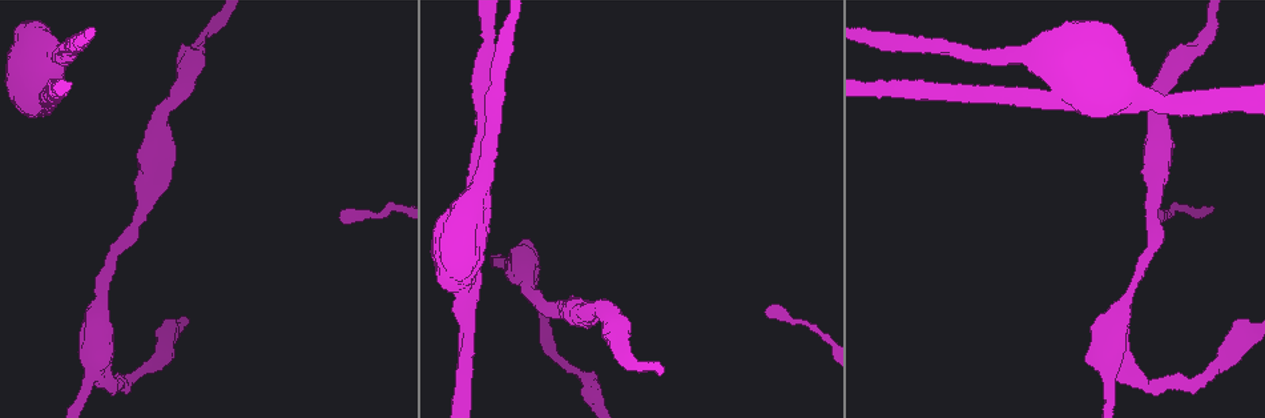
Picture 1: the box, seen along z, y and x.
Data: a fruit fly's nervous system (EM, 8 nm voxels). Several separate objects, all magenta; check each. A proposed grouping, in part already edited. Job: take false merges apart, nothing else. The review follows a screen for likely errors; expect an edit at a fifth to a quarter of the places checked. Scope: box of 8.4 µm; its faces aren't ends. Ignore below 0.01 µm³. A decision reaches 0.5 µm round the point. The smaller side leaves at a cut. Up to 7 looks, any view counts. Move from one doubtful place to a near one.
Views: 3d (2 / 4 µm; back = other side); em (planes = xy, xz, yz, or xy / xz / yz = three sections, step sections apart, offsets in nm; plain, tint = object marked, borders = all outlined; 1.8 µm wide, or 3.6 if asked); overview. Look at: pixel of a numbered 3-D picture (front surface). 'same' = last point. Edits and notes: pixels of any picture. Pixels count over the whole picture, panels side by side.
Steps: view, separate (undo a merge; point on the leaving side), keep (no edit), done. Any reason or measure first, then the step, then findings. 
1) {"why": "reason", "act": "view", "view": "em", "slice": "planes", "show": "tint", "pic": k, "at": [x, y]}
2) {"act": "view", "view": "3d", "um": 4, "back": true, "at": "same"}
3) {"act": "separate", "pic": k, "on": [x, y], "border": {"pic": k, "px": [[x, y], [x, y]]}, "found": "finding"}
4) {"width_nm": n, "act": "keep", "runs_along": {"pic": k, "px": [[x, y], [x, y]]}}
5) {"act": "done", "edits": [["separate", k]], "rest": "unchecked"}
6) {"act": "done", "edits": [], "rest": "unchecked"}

{"why": "calibre changes", "act": "view", "view": "em", "slice": "planes", "show": "tint", "pic": 1, "at": [369, 211]}

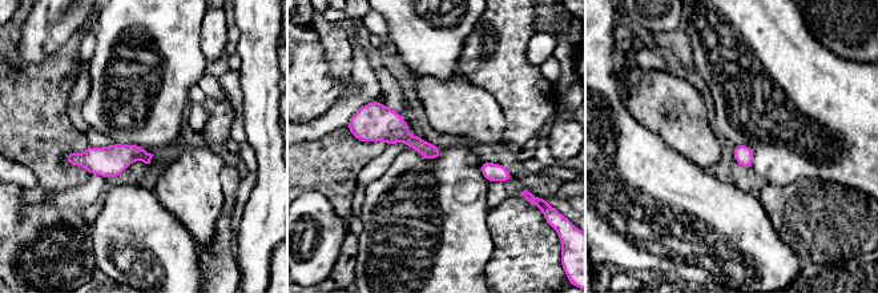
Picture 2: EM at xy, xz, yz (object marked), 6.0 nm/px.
{"width_nm": 100, "act": "keep", "found": "continuous, no second neuron"}

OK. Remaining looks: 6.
{"why": "calibre changes", "act": "view", "view": "3d", "um": 4, "pic": 1, "at": [1160, 169]}

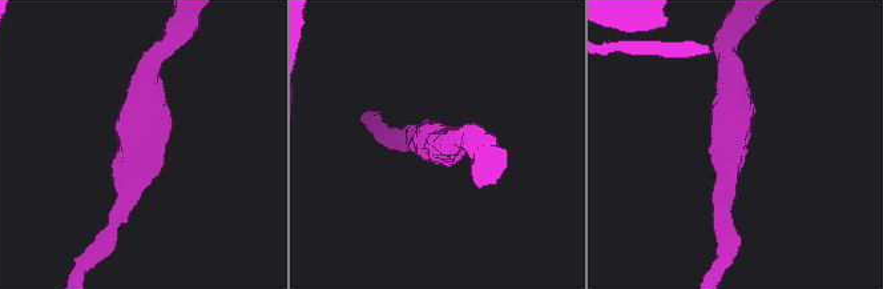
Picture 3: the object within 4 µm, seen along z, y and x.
{"arm_widths_nm": [260, 440], "why": "now the EM", "act": "view", "view": "em", "um": 3.6, "slice": "xy", "step": 16, "show": "plain", "pic": 3, "at": [731, 146]}

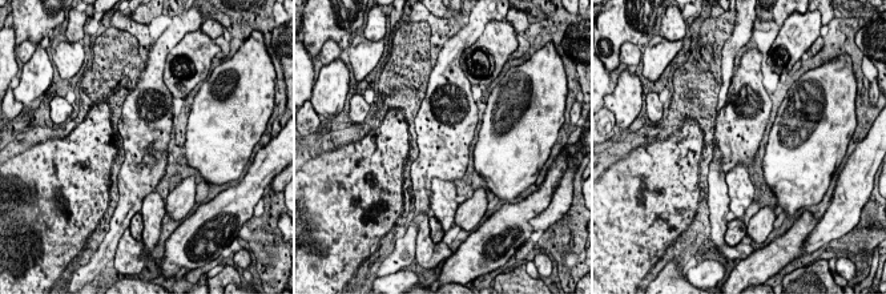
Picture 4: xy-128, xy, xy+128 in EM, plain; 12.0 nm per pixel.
{"act": "view", "view": "em", "um": 3.6, "slice": "xy", "step": 16, "show": "tint", "at": "same"}

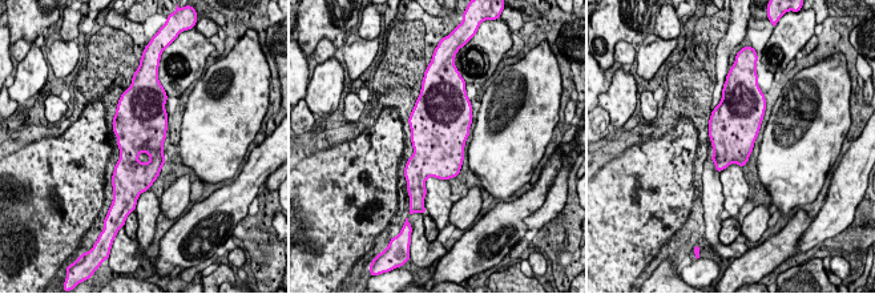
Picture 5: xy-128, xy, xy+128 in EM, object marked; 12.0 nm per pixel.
{"act": "keep", "found": "one neuron here"}

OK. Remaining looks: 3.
{"why": "thin neck", "act": "view", "view": "3d", "um": 4, "pic": 1, "at": [577, 372]}

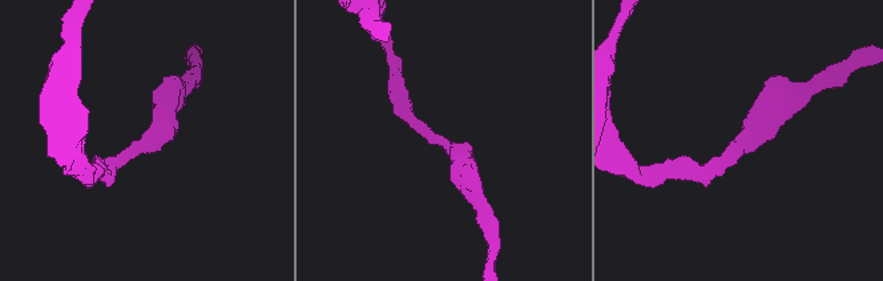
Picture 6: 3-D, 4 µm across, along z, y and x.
{"act": "view", "view": "em", "slice": "planes", "show": "plain", "pic": 6, "at": [741, 147]}

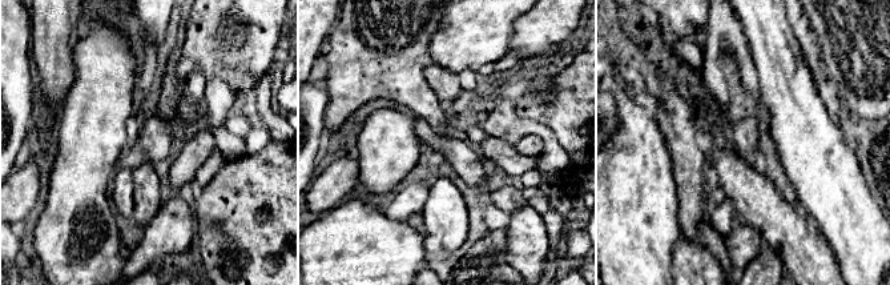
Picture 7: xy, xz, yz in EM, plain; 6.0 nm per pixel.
{"why": "with the object marked", "act": "view", "view": "em", "slice": "planes", "show": "tint", "at": "same"}

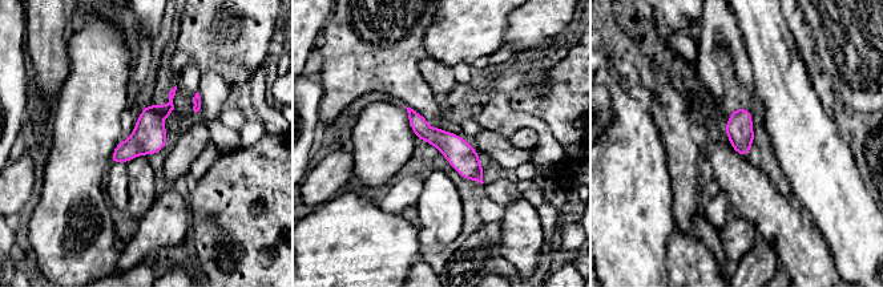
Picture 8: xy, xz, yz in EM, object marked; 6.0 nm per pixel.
{"act": "keep", "runs_along": {"pic": 8, "px": [[411, 113], [479, 177]]}, "found": "one neuron here"}

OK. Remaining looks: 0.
{"act": "done", "edits": [], "rest": "unchecked"}

